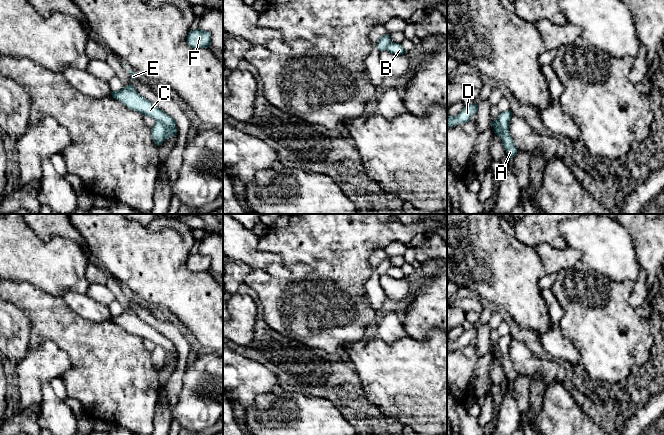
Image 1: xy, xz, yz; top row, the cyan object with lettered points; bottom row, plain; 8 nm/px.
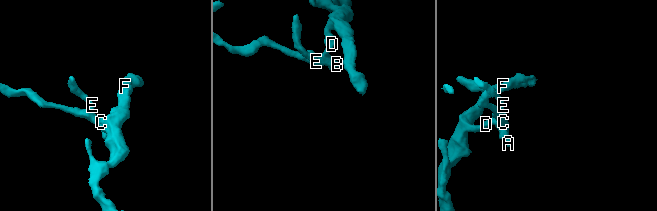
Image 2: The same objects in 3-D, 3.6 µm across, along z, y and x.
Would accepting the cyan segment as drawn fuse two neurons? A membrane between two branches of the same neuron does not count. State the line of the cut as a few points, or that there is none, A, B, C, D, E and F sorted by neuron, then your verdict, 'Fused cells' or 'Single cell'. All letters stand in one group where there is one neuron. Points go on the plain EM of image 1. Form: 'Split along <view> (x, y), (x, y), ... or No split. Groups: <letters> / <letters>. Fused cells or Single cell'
Split along xy (157, 344), (165, 352), (165, 362). Groups: A B C E / D F. Fused cells

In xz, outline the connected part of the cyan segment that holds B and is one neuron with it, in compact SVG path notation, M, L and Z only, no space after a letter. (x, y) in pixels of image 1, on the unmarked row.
M391 266L386 274L394 279L403 279L406 277L404 272L399 267Z

